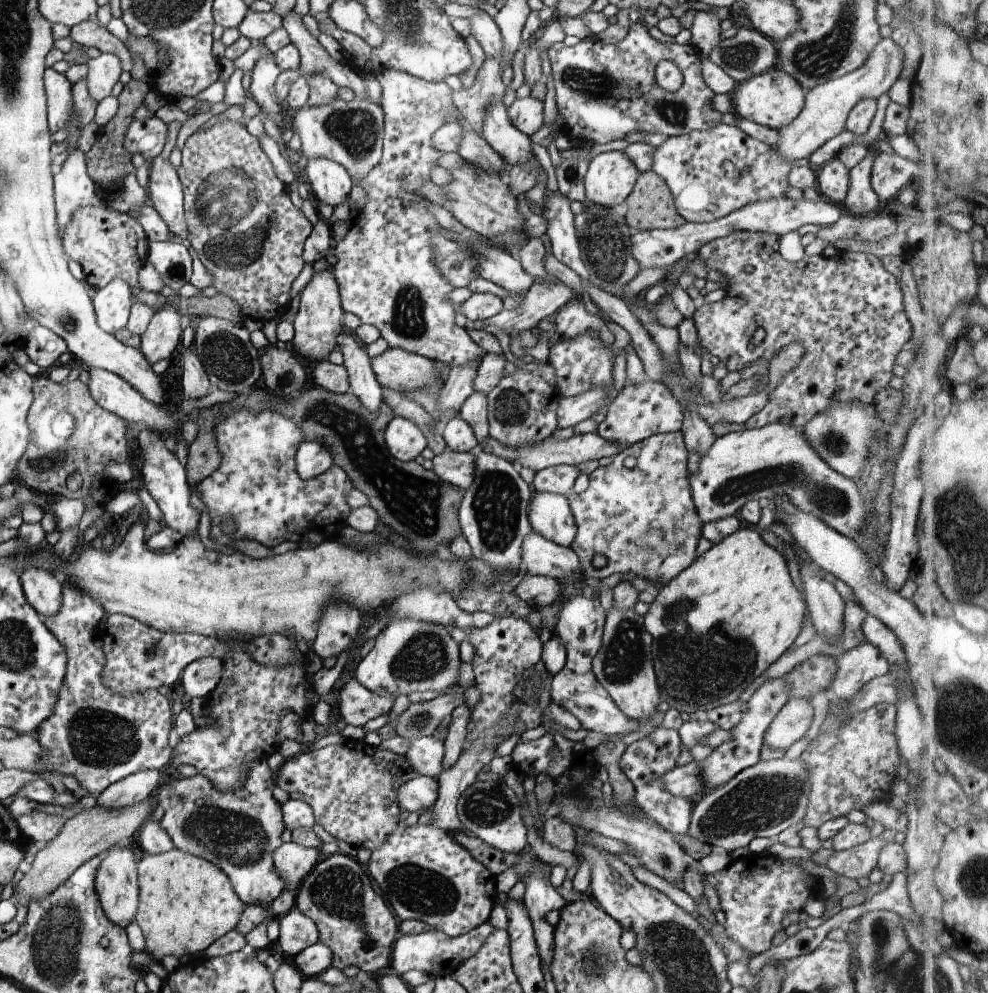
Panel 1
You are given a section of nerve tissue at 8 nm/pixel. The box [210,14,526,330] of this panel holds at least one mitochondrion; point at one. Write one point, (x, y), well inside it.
(356, 131)

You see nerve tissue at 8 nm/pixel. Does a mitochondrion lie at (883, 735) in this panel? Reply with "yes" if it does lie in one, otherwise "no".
no

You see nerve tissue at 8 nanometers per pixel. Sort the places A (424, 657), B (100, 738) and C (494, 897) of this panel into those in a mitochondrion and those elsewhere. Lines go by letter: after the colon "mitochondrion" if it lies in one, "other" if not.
A: mitochondrion
B: mitochondrion
C: other

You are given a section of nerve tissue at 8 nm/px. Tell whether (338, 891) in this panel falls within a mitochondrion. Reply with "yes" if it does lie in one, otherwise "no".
yes

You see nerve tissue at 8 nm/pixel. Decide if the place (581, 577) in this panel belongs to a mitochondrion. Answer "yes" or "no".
no

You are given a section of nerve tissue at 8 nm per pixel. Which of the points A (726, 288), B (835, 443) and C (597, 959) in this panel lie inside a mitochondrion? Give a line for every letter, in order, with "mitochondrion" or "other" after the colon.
A: other
B: mitochondrion
C: mitochondrion

